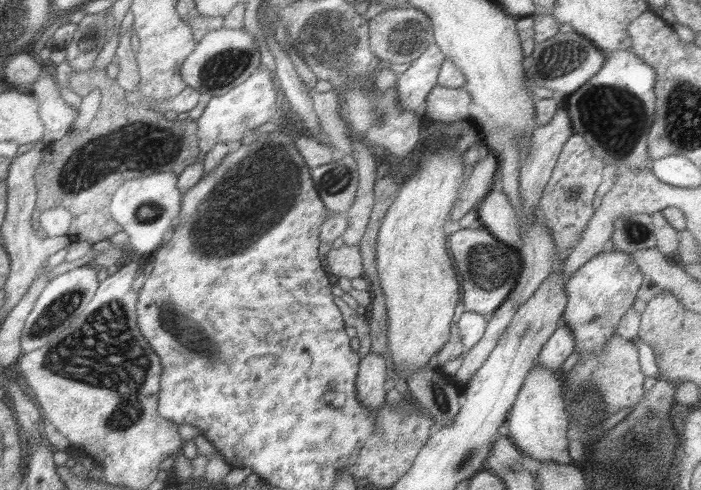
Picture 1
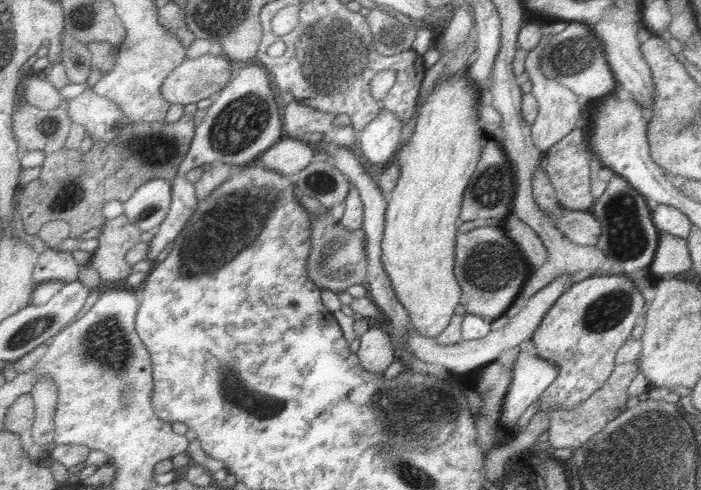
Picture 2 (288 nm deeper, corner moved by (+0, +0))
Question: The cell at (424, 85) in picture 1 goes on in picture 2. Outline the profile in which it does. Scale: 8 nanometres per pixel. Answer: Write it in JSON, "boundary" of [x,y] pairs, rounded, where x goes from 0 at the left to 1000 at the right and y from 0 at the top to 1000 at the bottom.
{"boundary":[[[544,224],[518,265],[509,269],[509,298],[524,322],[524,339],[552,339],[563,327],[572,294],[575,249],[561,224]]]}

